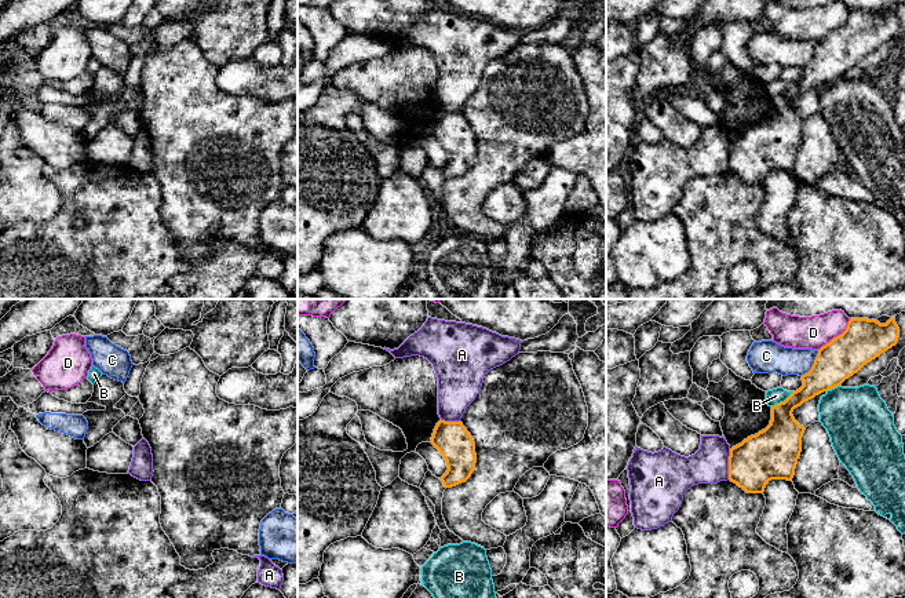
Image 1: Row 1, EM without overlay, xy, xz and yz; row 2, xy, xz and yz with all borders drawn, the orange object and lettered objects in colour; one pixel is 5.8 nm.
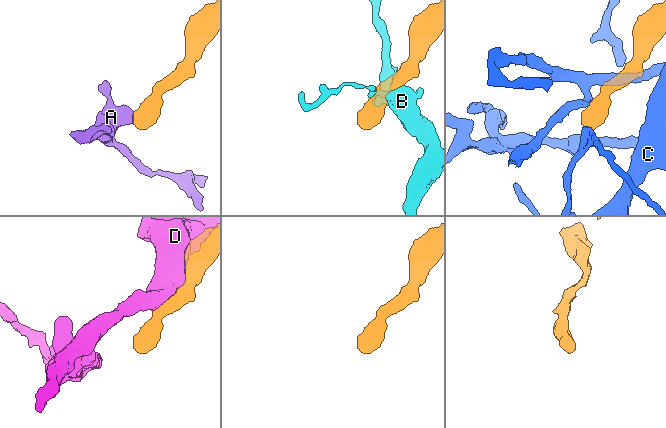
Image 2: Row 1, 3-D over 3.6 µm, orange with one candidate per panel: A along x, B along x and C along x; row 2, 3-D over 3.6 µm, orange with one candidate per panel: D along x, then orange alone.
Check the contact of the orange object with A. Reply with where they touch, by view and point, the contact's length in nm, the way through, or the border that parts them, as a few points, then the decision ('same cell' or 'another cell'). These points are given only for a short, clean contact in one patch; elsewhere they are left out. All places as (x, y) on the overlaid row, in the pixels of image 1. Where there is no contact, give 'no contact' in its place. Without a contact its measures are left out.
yz (729, 465) | 180 nm | another cell

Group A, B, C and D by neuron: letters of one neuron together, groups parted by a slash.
A / B / C / D

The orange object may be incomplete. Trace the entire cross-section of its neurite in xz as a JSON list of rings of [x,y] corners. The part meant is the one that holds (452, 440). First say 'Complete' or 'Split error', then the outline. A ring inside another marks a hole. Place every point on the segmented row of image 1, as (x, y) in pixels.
Complete. [[[439,420],[434,429],[431,444],[446,460],[448,470],[441,477],[445,488],[466,482],[475,470],[475,442],[461,422]]]

